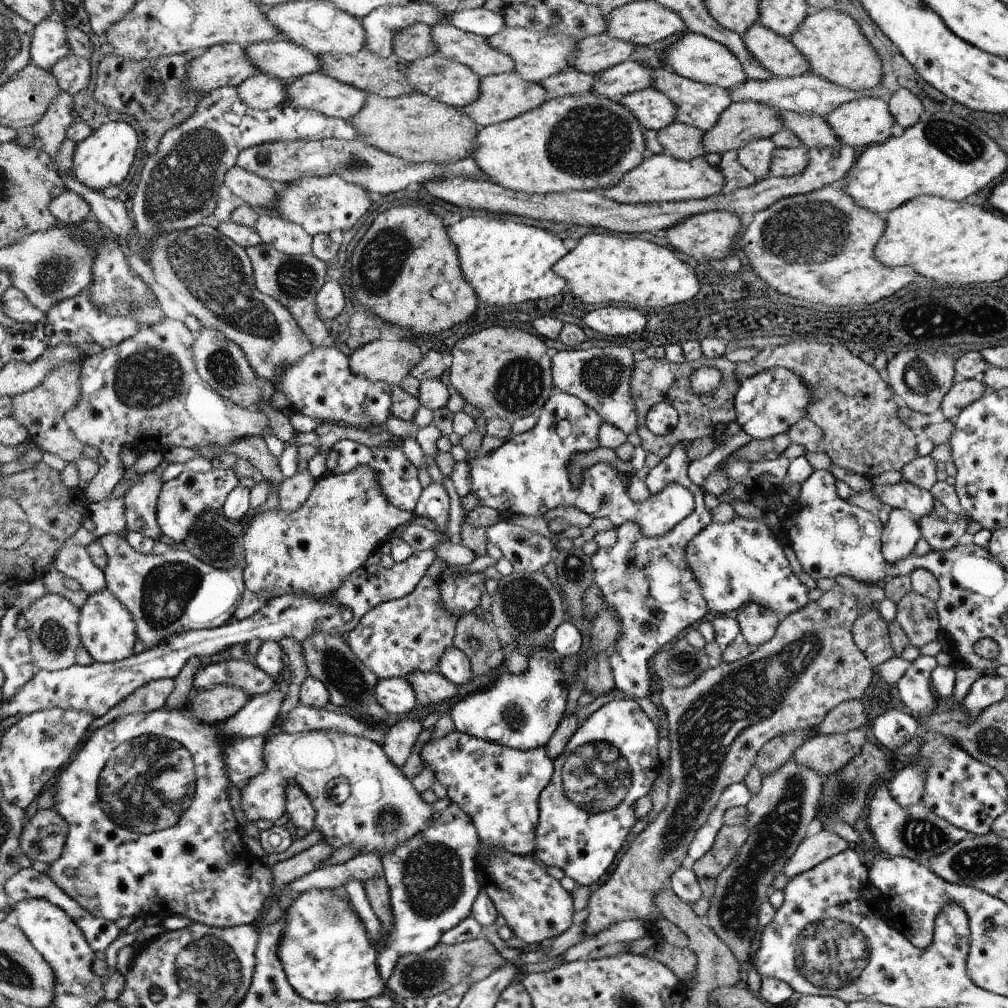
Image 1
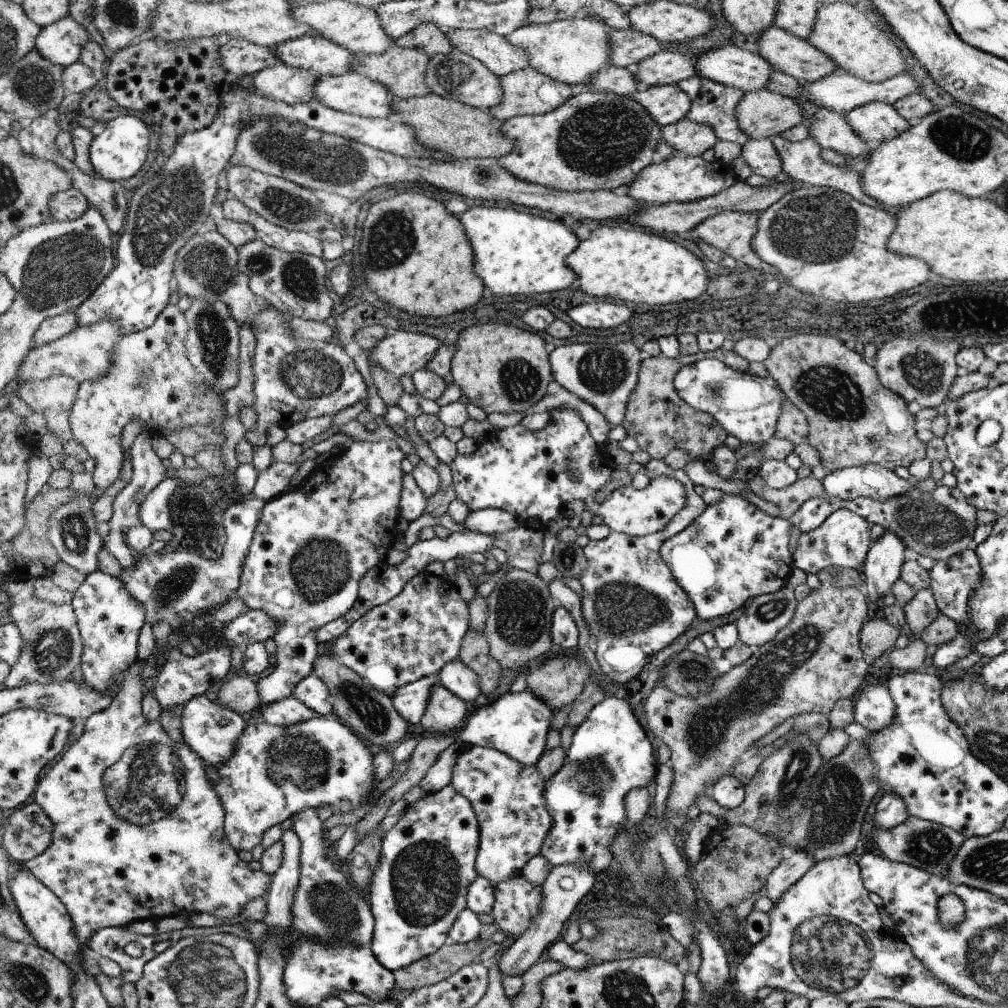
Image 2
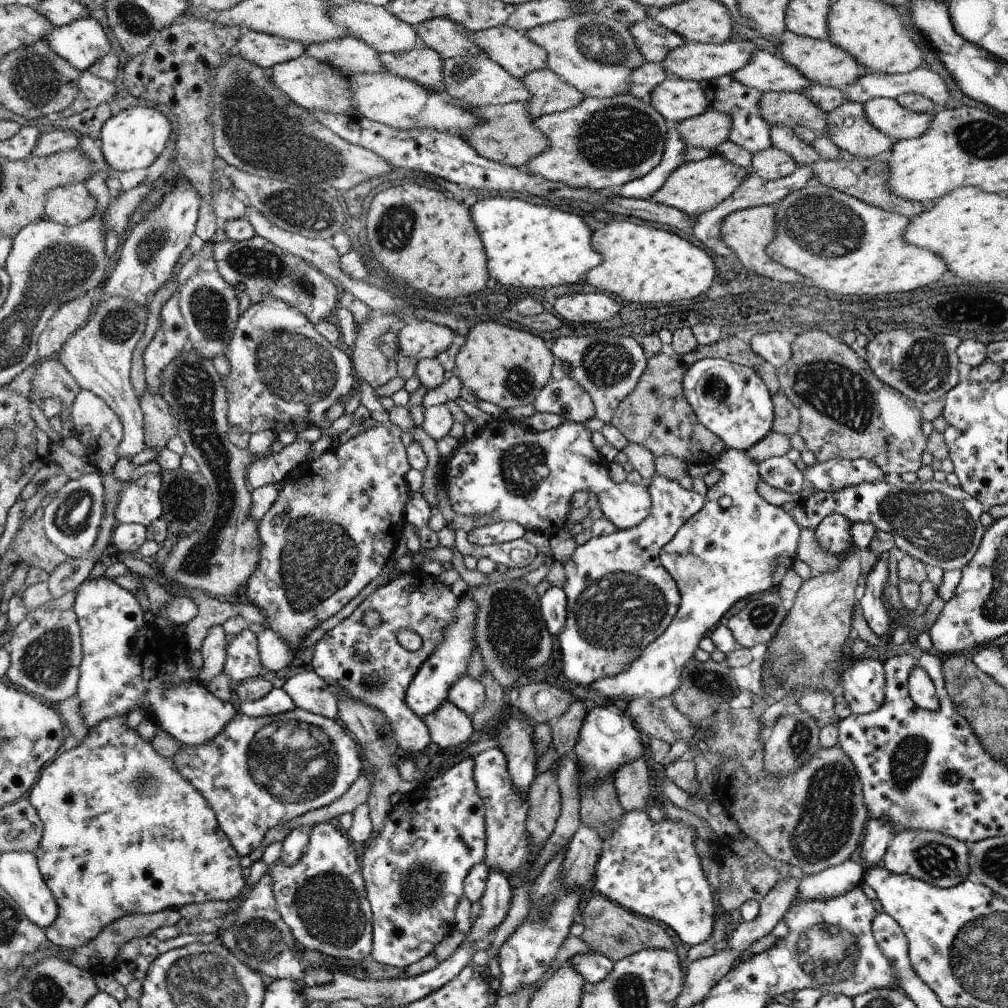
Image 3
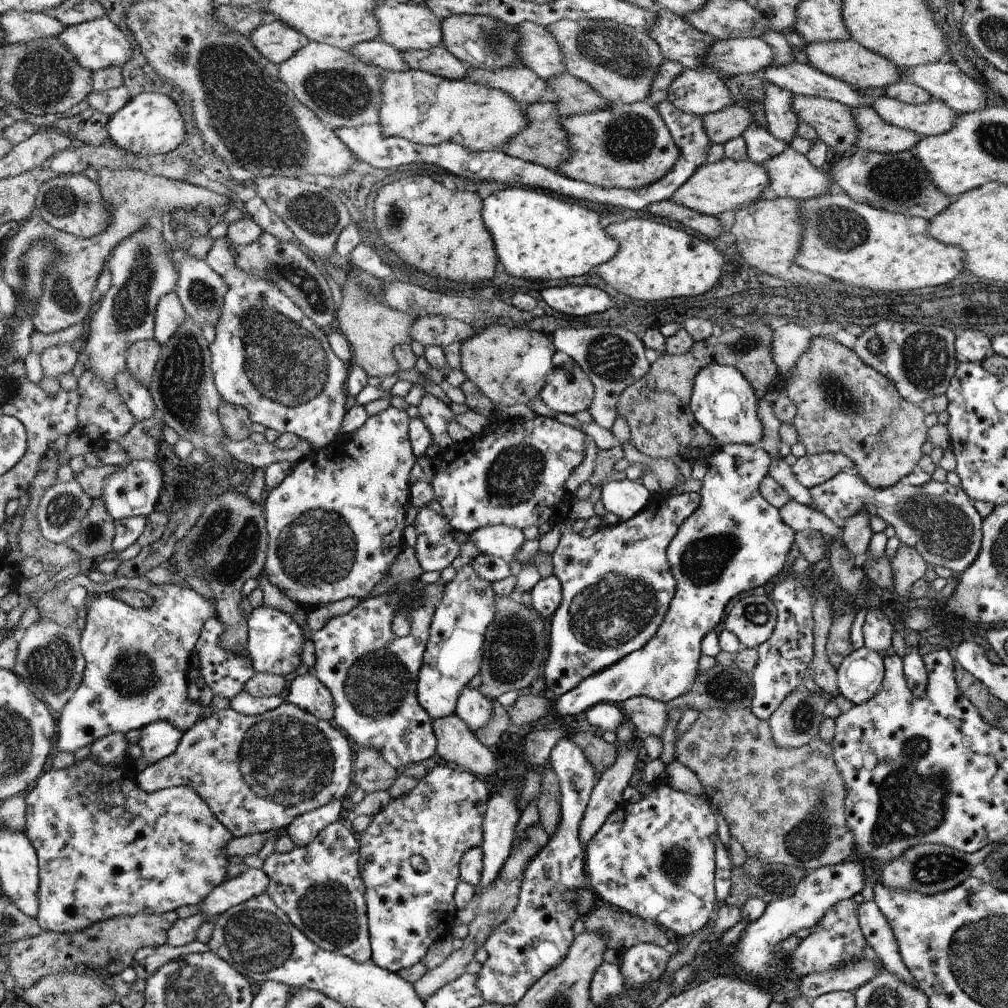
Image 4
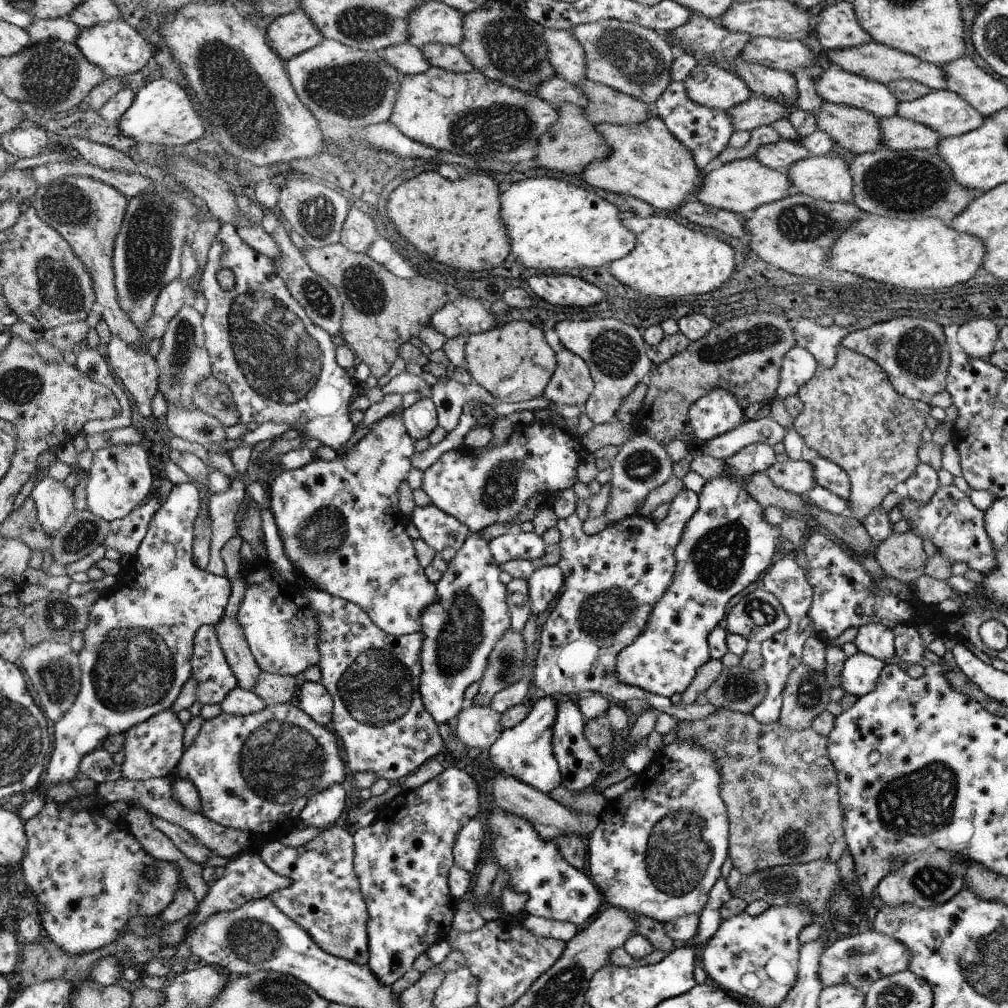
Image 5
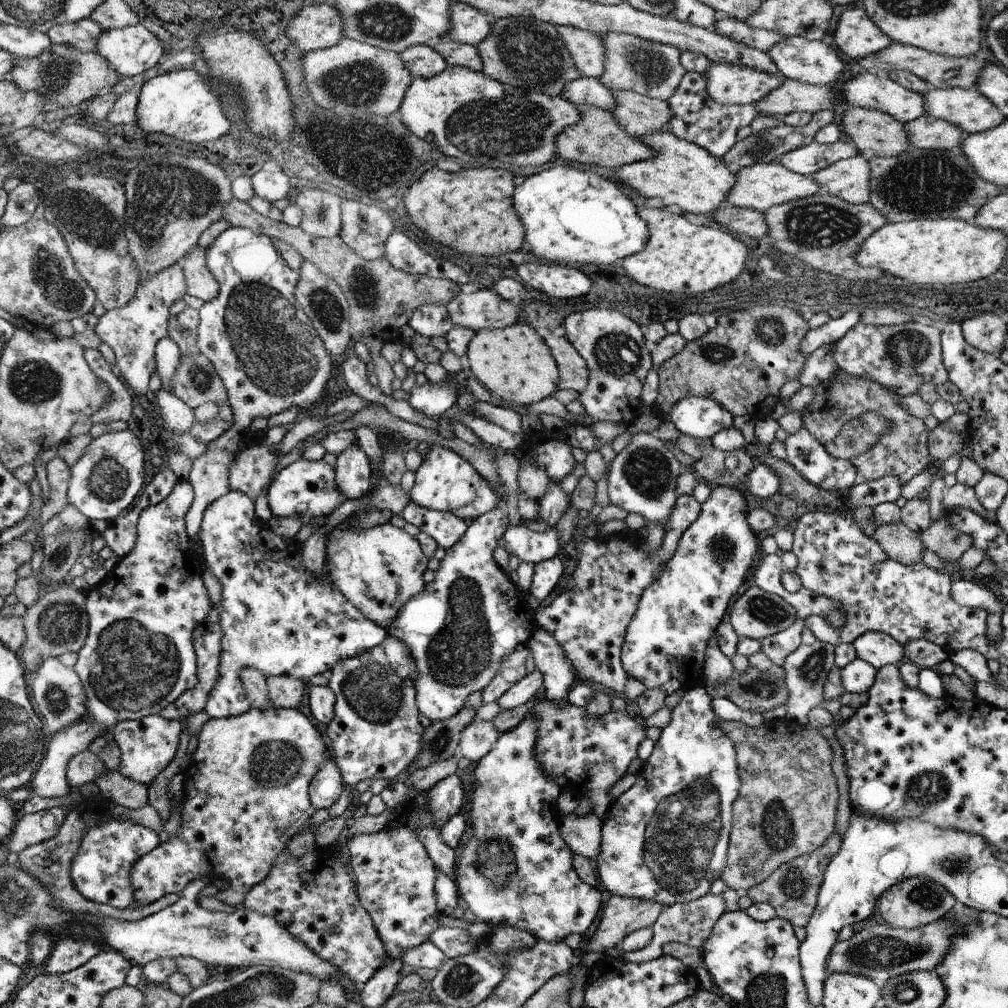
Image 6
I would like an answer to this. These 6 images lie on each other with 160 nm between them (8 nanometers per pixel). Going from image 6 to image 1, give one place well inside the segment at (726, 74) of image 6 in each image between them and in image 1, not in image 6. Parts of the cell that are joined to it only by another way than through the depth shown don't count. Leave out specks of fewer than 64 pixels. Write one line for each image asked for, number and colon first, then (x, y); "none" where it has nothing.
1: (654, 110)
2: (667, 104)
3: (675, 99)
4: (697, 91)
5: (708, 85)

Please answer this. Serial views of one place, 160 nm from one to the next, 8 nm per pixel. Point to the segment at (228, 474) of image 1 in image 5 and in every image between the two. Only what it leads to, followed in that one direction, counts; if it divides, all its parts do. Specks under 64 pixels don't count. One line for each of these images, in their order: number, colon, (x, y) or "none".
2: (155, 513)
3: (140, 502)
4: (132, 491)
5: (119, 479)

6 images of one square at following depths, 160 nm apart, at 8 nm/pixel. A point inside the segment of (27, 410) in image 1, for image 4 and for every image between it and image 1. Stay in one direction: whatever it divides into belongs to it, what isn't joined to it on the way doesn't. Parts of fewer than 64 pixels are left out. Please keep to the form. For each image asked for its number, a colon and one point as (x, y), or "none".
2: (54, 398)
3: (52, 381)
4: (60, 359)

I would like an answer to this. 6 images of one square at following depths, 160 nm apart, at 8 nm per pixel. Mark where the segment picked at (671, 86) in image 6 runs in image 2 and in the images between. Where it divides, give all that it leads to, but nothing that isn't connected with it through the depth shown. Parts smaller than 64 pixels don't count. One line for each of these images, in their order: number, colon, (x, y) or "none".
2: (570, 51)
3: (596, 55)
4: (619, 62)
5: (632, 59)

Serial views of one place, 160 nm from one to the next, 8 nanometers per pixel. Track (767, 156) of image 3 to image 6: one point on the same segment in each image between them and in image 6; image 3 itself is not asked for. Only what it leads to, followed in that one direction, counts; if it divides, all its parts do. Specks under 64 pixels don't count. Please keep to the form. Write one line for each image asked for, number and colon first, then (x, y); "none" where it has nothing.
4: (791, 174)
5: (825, 178)
6: (848, 179)

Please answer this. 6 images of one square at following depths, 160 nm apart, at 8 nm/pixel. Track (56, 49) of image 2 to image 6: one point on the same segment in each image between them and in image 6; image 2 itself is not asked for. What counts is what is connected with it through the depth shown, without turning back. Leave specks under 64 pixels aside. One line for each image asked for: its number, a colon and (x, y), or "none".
3: (82, 42)
4: (99, 43)
5: (118, 49)
6: (131, 50)

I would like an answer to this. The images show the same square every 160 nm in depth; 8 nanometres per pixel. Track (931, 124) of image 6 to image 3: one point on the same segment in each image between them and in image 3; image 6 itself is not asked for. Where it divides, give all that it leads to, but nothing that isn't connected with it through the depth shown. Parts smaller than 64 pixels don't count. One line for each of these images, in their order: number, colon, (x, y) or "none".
3: (849, 129)
4: (874, 135)
5: (898, 134)

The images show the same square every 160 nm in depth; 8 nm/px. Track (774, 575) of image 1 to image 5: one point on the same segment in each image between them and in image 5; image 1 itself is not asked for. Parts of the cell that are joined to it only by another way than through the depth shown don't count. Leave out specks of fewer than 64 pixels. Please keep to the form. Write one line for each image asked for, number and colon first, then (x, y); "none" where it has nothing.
2: (734, 551)
3: (738, 545)
4: (735, 541)
5: (728, 544)

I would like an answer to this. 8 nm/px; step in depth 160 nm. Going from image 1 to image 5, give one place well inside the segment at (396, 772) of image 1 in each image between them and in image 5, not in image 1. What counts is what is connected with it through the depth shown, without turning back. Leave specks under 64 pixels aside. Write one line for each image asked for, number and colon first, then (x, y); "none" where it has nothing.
2: (275, 772)
3: (259, 772)
4: (258, 773)
5: (256, 773)

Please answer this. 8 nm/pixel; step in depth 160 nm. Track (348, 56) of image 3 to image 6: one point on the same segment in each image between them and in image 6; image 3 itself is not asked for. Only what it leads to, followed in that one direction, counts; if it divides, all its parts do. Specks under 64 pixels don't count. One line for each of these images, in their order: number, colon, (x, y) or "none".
4: (376, 53)
5: (407, 59)
6: (422, 61)

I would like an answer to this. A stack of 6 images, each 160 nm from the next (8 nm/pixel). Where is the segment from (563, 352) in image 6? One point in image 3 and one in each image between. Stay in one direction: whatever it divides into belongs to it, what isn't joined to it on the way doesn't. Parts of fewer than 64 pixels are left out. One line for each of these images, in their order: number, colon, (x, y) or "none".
3: (565, 397)
4: (565, 392)
5: (571, 383)

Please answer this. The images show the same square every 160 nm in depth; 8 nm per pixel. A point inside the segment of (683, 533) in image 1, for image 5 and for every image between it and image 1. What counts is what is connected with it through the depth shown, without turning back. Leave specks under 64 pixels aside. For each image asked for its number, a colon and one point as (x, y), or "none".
2: (634, 607)
3: (620, 598)
4: (617, 585)
5: (612, 579)

